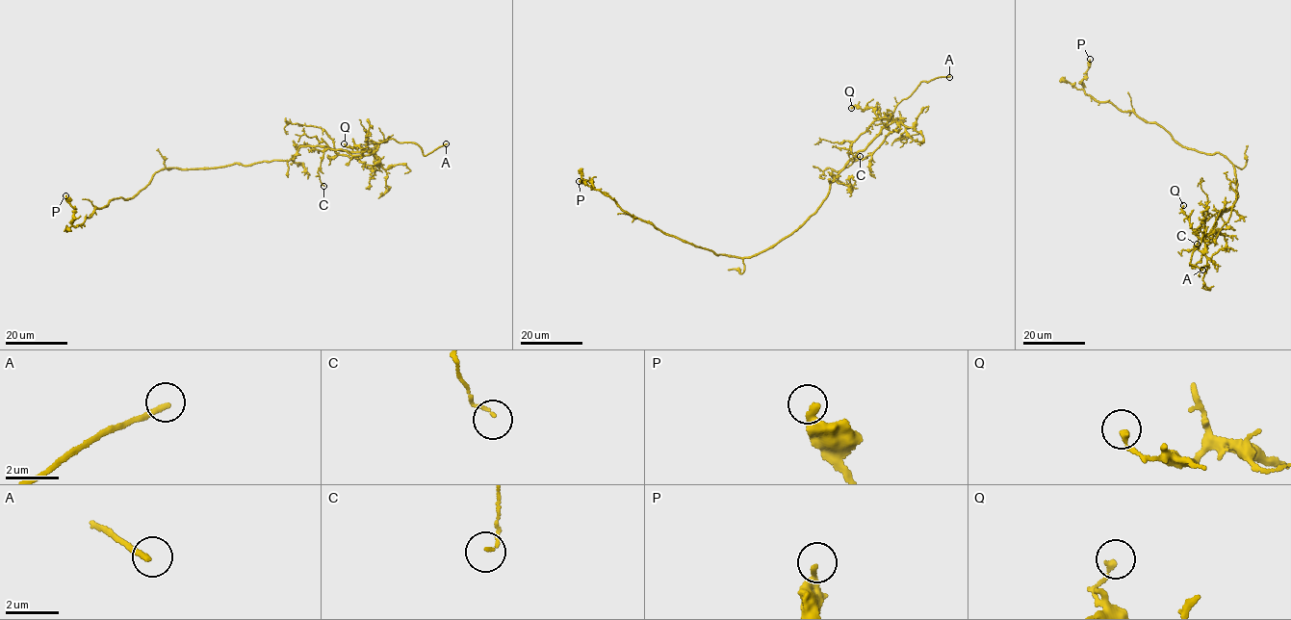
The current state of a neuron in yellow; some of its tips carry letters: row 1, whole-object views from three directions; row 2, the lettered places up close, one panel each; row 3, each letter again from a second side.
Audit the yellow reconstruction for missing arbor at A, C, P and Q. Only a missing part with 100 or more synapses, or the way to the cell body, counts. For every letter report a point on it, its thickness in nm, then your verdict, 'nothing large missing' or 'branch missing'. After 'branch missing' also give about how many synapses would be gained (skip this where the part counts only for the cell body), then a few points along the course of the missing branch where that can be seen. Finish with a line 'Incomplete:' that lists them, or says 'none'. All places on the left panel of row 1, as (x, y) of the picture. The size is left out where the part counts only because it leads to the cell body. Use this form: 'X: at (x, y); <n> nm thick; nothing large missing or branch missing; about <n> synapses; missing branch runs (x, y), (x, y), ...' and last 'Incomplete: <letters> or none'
A: at (446, 143); 220 nm thick; branch missing
C: at (323, 186); 100 nm thick; nothing large missing
P: at (65, 195); 320 nm thick; nothing large missing
Q: at (344, 143); 200 nm thick; nothing large missing
Incomplete: A

